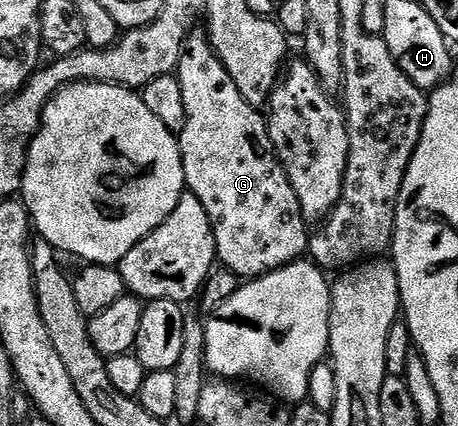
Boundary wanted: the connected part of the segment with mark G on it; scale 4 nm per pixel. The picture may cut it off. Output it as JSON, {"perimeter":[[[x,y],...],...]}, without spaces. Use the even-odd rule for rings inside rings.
{"perimeter":[[[194,30],[190,32],[189,37],[185,39],[185,48],[181,51],[181,57],[177,63],[175,73],[179,87],[183,90],[183,110],[185,111],[185,125],[179,133],[185,187],[188,191],[197,195],[199,202],[203,202],[203,210],[207,210],[207,218],[211,218],[211,226],[213,227],[215,242],[217,243],[218,261],[224,267],[229,268],[239,278],[265,276],[269,272],[274,272],[277,268],[282,268],[302,259],[308,253],[311,232],[310,229],[305,229],[308,227],[301,213],[299,198],[295,198],[295,190],[291,186],[291,182],[279,162],[277,152],[273,148],[273,143],[269,137],[269,125],[266,117],[258,109],[252,108],[247,102],[247,98],[243,98],[243,94],[239,94],[239,86],[235,86],[235,82],[231,82],[231,74],[227,74],[223,62],[217,57],[217,51],[213,49],[213,45],[209,42],[208,35],[204,31],[200,31]]]}

